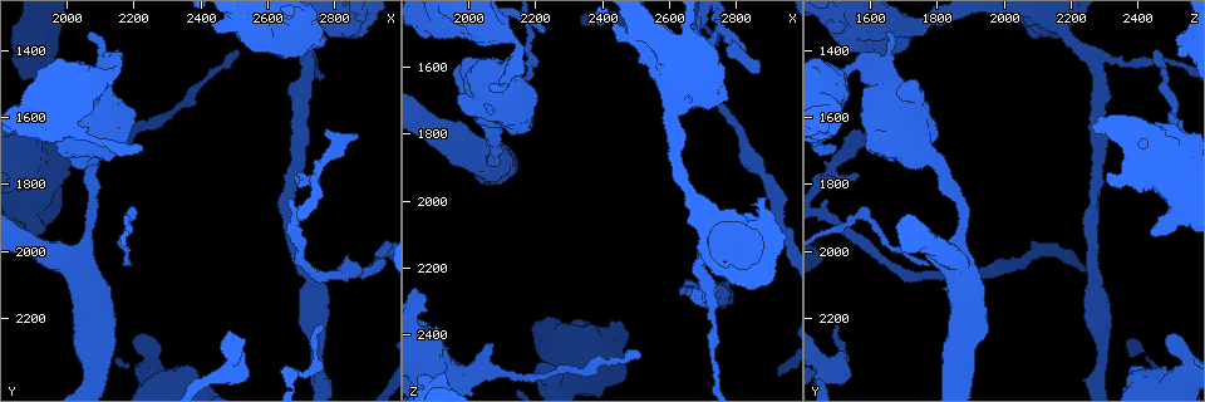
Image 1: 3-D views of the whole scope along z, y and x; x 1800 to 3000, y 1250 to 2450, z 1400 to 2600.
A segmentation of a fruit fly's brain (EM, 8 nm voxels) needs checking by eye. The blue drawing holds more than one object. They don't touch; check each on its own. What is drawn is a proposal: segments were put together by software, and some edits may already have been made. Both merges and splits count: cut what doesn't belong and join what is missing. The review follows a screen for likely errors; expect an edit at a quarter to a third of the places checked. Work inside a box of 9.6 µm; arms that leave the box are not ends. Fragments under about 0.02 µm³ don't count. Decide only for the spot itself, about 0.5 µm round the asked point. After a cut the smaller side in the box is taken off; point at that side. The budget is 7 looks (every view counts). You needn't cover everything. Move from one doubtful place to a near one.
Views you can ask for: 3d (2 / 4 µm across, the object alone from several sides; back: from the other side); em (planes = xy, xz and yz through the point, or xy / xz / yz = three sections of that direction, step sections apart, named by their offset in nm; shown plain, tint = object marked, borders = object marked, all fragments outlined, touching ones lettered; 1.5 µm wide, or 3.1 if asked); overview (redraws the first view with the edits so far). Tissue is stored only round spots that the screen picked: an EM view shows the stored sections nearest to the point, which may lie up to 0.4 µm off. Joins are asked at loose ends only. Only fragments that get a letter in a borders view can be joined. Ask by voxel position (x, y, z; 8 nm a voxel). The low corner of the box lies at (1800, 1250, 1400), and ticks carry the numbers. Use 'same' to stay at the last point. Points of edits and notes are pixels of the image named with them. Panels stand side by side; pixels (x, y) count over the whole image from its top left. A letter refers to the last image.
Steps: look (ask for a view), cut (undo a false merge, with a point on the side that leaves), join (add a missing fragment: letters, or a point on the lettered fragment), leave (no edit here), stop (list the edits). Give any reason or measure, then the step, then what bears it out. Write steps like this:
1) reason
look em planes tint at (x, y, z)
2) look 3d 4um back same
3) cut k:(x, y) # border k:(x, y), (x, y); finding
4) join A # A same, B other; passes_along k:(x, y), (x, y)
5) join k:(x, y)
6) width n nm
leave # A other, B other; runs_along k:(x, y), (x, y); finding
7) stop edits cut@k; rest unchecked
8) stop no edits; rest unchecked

thin end
look 3d 2um at (2190, 2040, 1770)

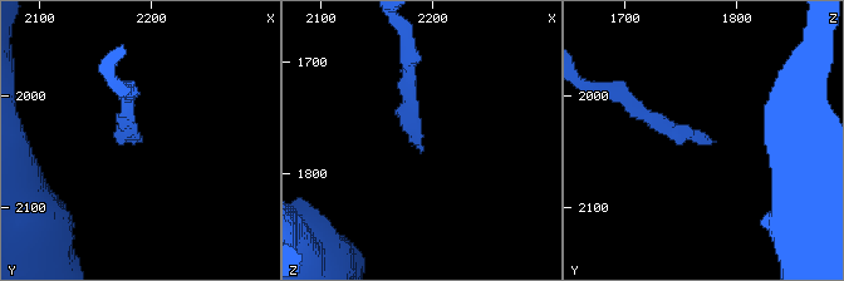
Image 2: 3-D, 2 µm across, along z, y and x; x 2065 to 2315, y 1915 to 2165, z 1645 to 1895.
look em planes borders at (2186, 2040, 1772)

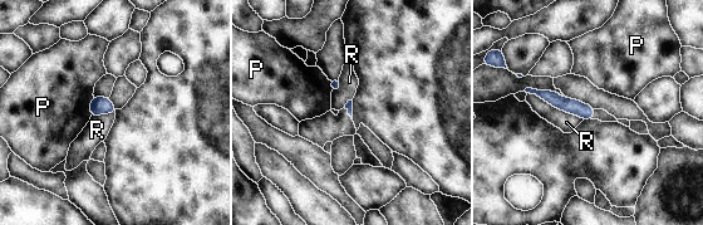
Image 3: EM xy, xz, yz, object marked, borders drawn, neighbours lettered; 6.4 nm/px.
leave # P other, R other; runs_along 3:(529, 91), (546, 94), (590, 113); none of them fits

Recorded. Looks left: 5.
free end
look 3d 4um at (2220, 1700, 1490)

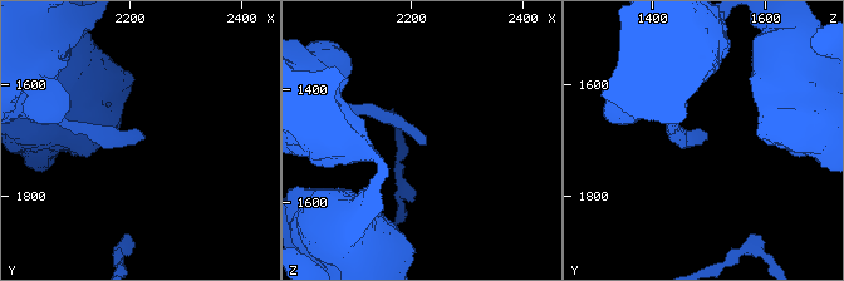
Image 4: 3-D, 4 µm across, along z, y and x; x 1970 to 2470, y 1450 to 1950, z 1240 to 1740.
need the tissue
look em planes tint at (2225, 1695, 1495)

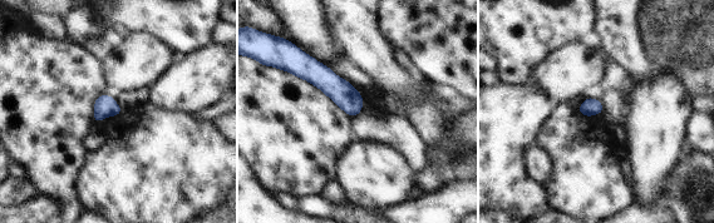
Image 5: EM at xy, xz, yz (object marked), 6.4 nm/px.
look em planes borders same

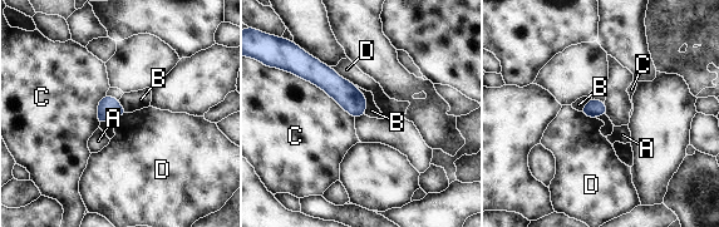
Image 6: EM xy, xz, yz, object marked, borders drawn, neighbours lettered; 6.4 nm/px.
leave # A other, B other, C other, D other; none of them fits

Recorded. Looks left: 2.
stop no edits; rest unchecked

